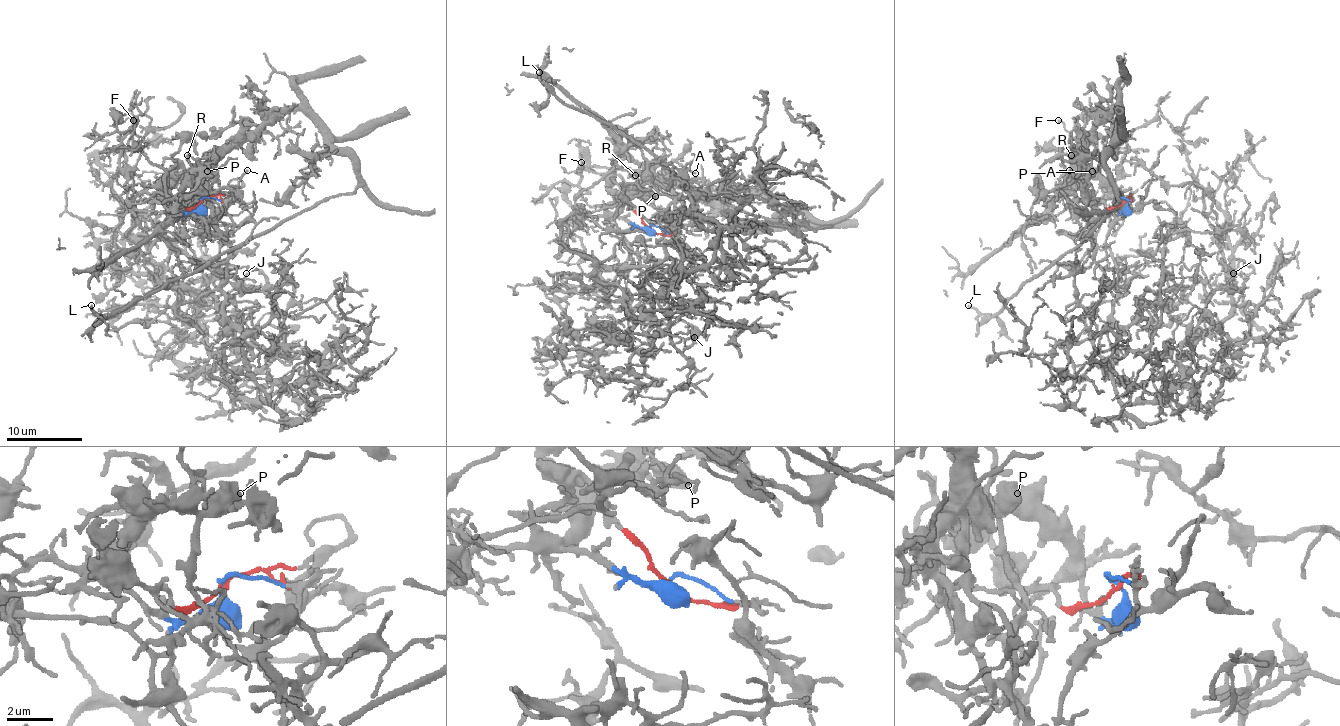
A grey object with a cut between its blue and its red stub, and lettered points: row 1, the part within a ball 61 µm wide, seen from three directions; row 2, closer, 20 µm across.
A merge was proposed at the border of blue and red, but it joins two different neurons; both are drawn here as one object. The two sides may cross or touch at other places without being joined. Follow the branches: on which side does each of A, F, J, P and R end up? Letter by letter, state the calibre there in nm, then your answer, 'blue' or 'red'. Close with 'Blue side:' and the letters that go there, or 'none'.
A: 160 nm thick; blue
F: 130 nm thick; red
J: 140 nm thick; red
P: 700 nm thick; blue
R: 140 nm thick; blue
Blue side: A, P, R

